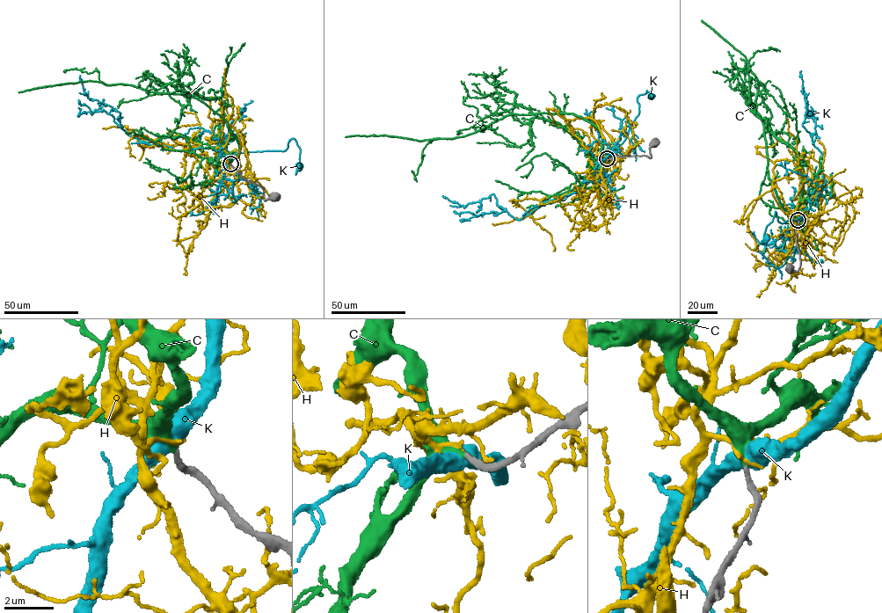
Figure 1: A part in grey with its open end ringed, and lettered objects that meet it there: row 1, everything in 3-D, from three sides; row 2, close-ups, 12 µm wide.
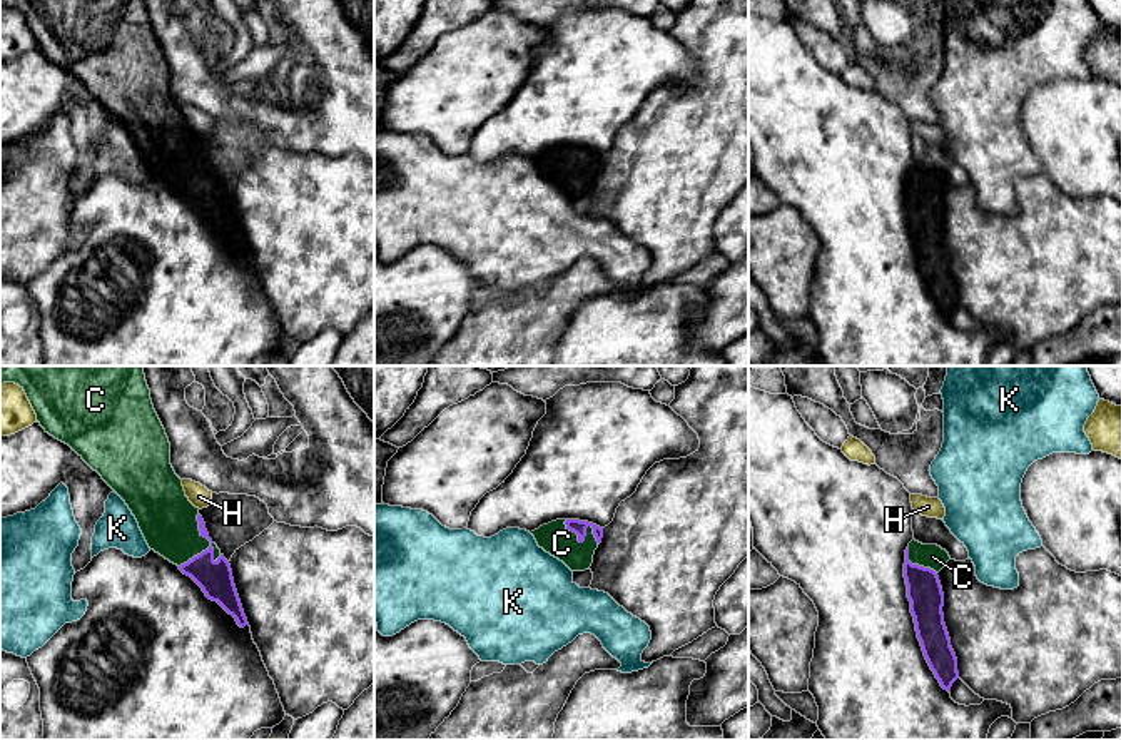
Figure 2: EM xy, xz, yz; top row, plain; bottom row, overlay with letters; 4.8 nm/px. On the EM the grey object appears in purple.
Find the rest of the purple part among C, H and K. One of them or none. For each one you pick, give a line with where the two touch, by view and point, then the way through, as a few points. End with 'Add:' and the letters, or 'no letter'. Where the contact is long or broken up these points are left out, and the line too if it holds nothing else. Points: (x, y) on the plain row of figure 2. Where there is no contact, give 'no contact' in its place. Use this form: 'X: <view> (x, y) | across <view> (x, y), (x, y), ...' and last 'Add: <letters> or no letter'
C: xy (211, 171) | across xy (216, 206), (211, 197), (211, 171), (192, 171), (167, 146)
Add: C

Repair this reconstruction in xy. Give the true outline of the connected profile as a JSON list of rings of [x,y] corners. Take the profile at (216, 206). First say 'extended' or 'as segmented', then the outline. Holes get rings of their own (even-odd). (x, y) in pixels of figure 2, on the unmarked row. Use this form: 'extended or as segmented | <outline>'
extended | [[[0,0],[0,10],[18,10],[40,52],[55,65],[68,70],[125,127],[135,142],[150,175],[177,190],[212,227],[232,241],[241,254],[247,251],[229,187],[209,164],[205,149],[189,124],[182,105],[170,90],[170,68],[154,35],[145,0]]]

